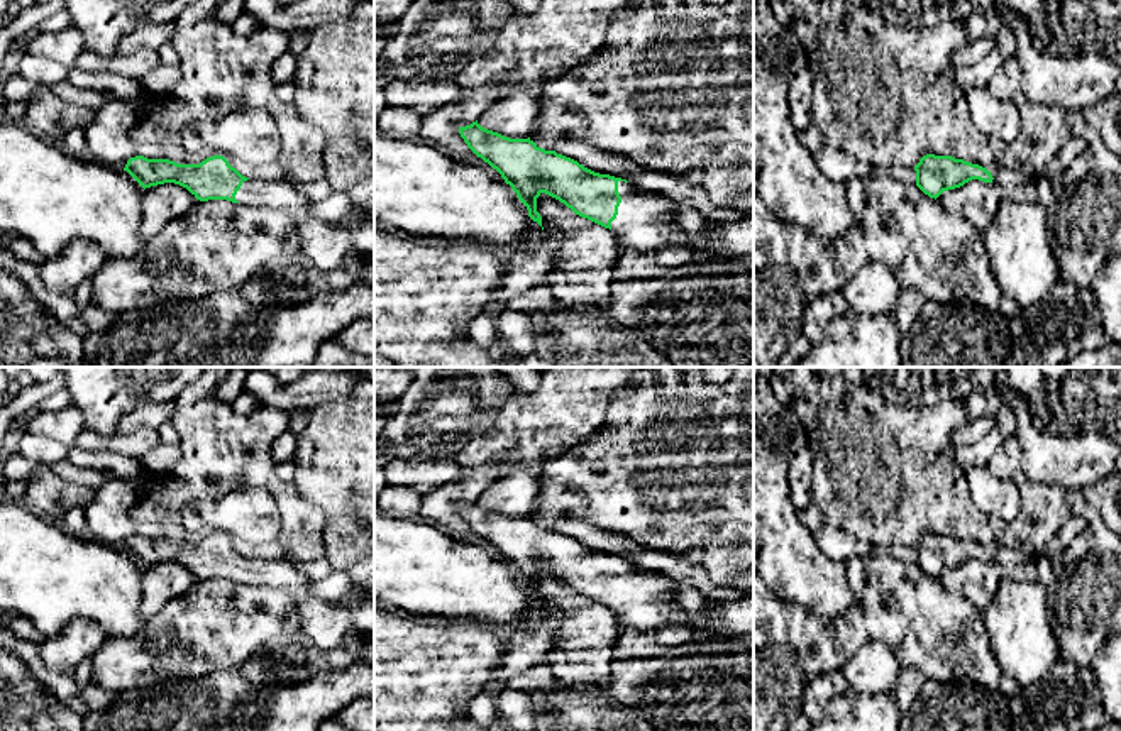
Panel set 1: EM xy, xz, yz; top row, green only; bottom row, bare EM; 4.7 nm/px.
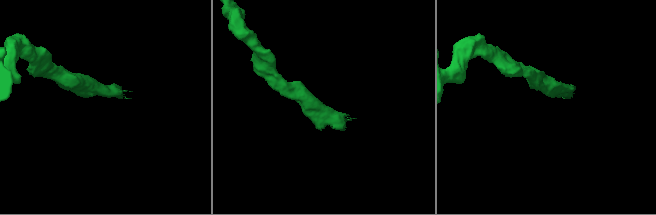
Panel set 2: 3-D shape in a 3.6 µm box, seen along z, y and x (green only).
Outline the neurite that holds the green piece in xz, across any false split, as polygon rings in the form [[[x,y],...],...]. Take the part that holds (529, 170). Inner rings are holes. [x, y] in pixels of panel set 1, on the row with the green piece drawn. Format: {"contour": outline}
{"contour": [[[476,122],[459,127],[459,134],[467,147],[496,169],[506,184],[516,193],[527,206],[528,217],[542,227],[542,217],[537,212],[537,198],[545,193],[576,215],[588,218],[605,228],[625,244],[642,252],[654,252],[669,244],[682,244],[693,250],[710,250],[713,259],[743,259],[754,256],[754,210],[745,212],[735,222],[710,222],[708,227],[694,235],[688,235],[676,227],[677,203],[665,195],[645,191],[627,179],[594,173],[577,161],[545,151],[528,139],[510,139],[488,130]]]}

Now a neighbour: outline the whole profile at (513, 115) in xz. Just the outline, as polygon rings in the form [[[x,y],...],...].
[[[544,83],[515,88],[489,105],[478,124],[510,139],[528,139],[537,127]]]

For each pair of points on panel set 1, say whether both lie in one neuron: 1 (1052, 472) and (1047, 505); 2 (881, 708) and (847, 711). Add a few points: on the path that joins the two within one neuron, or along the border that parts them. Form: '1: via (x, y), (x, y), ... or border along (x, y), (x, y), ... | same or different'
1: border along (1028, 479), (1038, 484), (1057, 484), (1065, 489) | different
2: via (872, 709), (855, 709) | same

